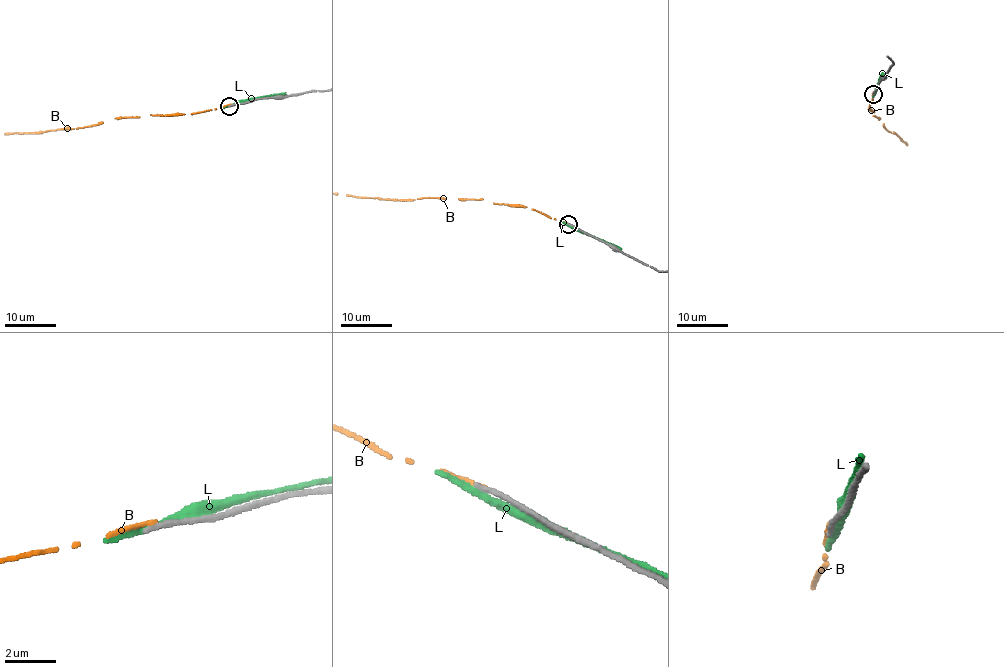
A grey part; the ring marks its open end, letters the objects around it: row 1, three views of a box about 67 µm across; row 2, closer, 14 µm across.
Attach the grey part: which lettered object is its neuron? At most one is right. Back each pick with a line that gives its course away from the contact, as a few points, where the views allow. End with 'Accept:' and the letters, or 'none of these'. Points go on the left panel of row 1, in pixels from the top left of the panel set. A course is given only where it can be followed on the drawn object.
Accept: none of these

